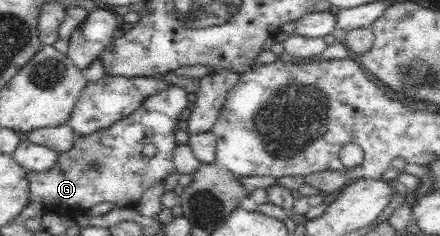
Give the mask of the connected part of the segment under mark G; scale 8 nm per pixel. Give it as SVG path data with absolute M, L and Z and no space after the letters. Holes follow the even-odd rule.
M176 85L151 93L131 114L106 129L78 135L70 149L58 153L55 166L47 172L27 171L31 202L43 203L47 211L81 219L89 208L111 202L119 208L137 204L143 192L176 172L174 150L179 114L189 104L187 91ZM153 144L155 156L144 156L143 146Z

